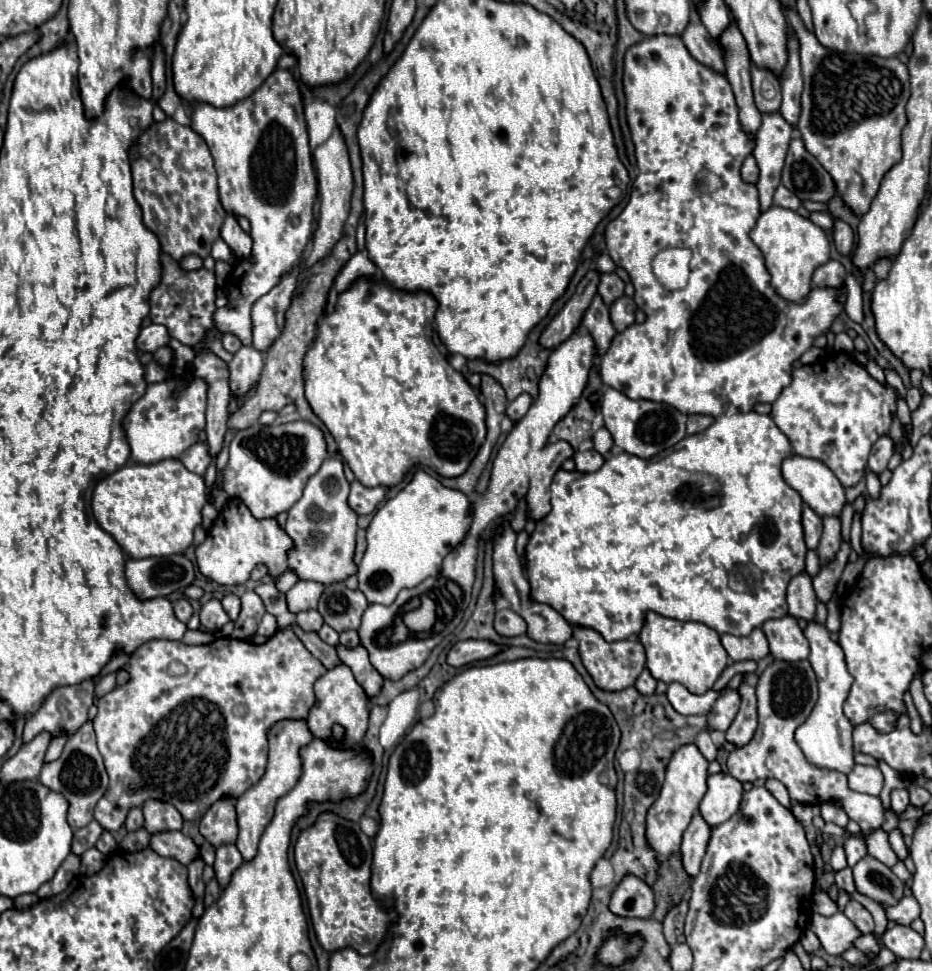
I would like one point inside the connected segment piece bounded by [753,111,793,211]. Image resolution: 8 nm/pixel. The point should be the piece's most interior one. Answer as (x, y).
(771, 142)

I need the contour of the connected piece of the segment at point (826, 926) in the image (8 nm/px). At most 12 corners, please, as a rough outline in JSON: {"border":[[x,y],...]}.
{"border":[[839,893],[835,915],[813,913],[807,927],[829,955],[841,955],[861,935],[844,915],[850,896]]}

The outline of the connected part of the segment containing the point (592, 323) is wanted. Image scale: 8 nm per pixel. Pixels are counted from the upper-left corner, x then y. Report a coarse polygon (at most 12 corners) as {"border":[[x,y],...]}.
{"border":[[597,293],[583,315],[583,325],[605,353],[617,333],[609,307]]}

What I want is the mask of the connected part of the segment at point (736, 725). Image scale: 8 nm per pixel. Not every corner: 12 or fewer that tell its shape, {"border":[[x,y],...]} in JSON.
{"border":[[755,687],[737,689],[741,707],[725,733],[727,741],[743,747],[757,729]]}

